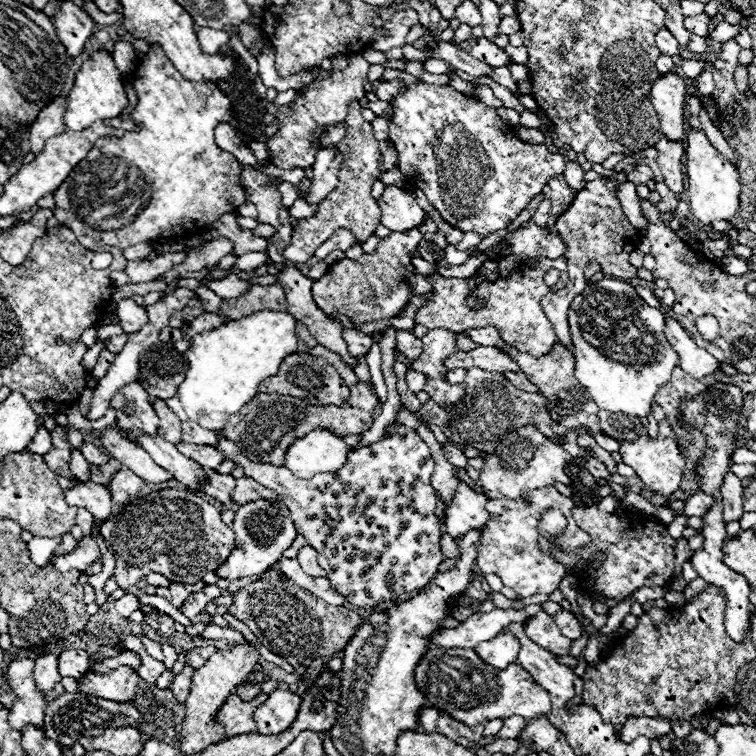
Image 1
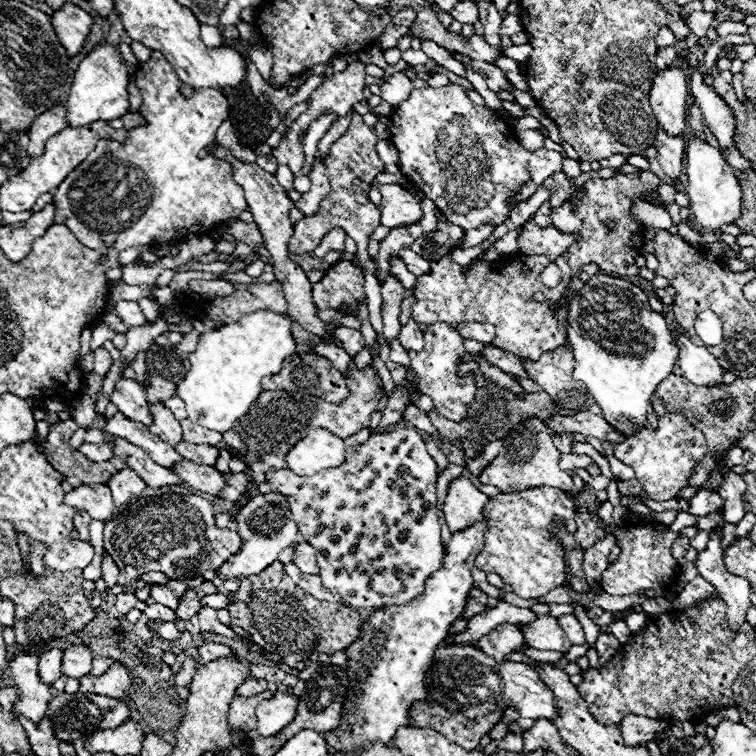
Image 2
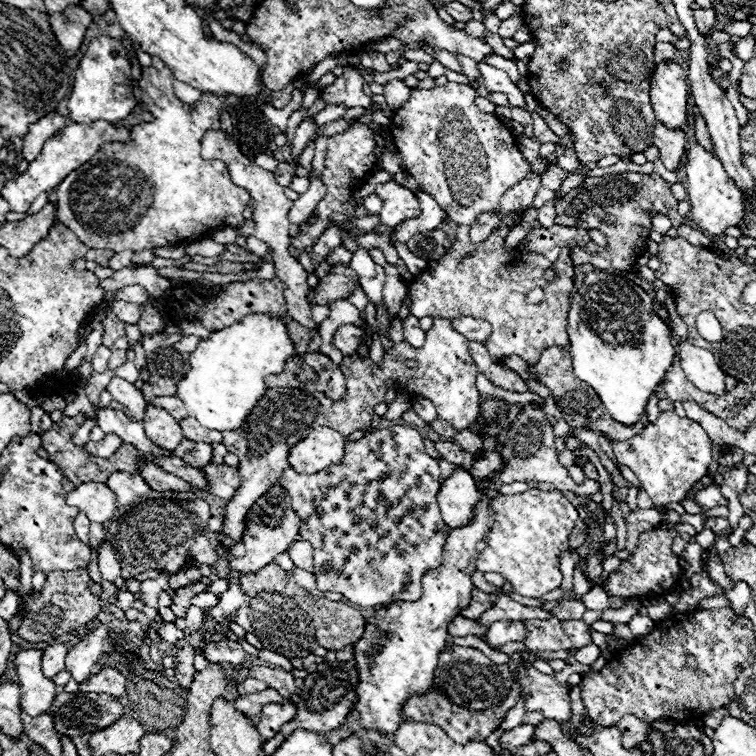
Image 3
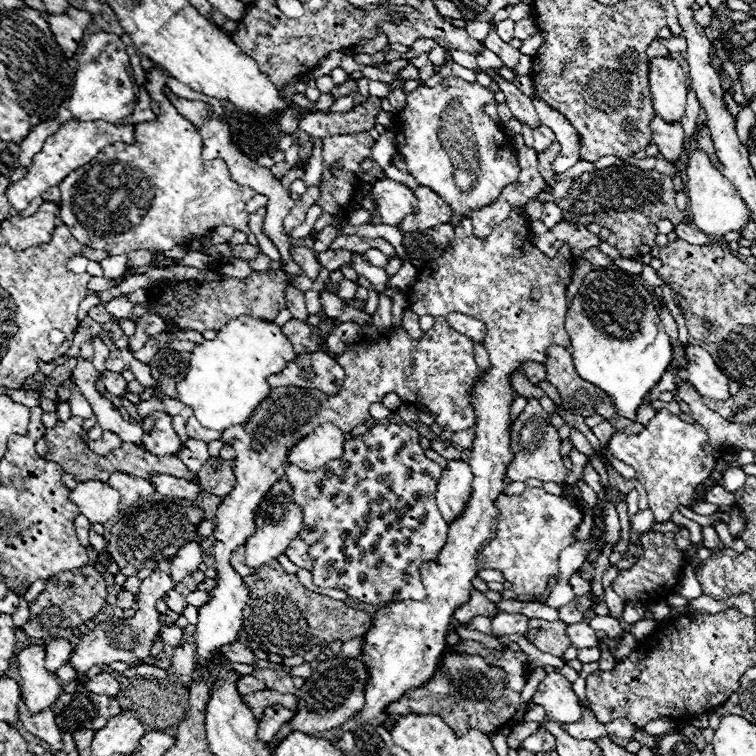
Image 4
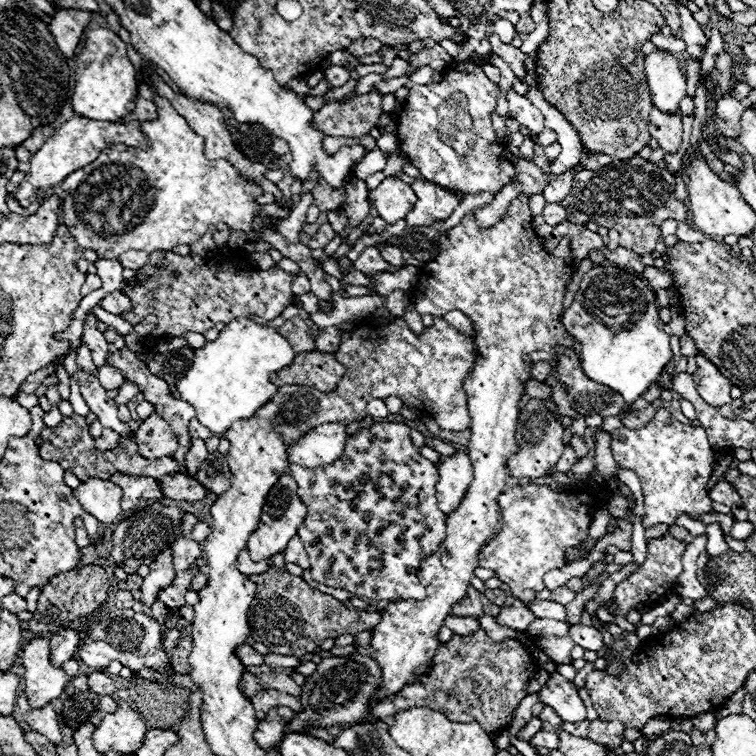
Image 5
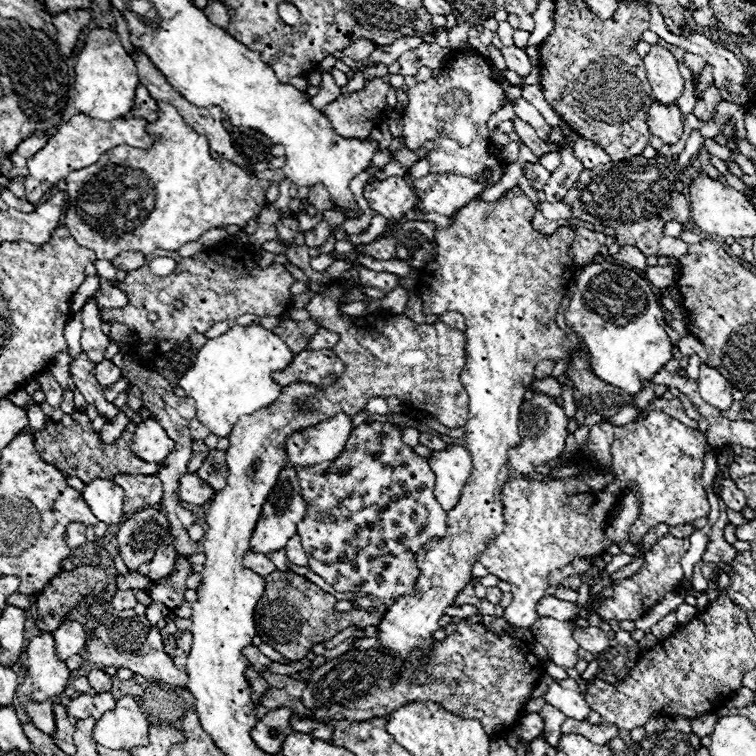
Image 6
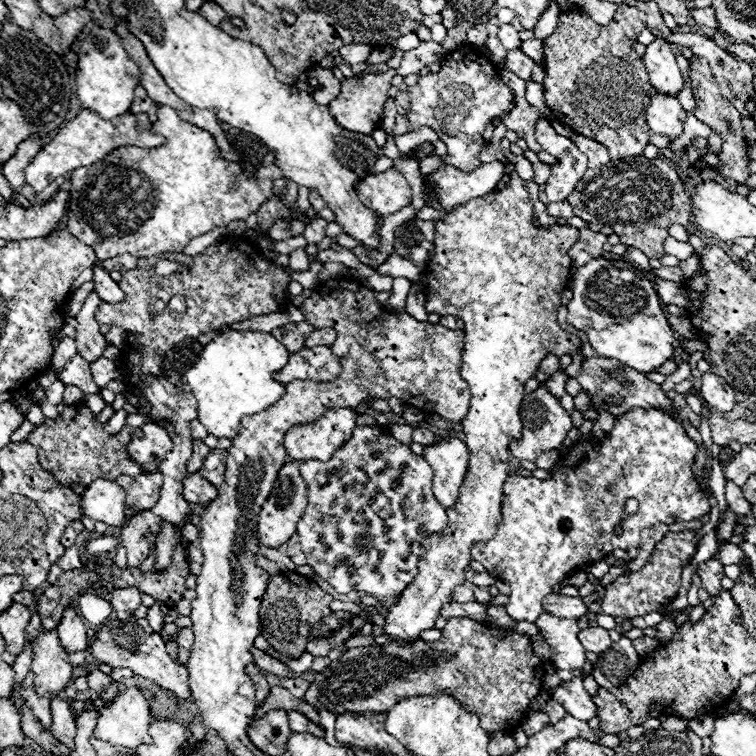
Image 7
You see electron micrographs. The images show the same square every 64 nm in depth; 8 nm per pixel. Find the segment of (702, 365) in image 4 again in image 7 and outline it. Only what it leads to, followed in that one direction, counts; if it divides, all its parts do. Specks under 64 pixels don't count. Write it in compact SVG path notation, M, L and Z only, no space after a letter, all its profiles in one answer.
M706 372L702 374L702 396L716 412L730 412L736 406L736 390L724 382L724 378Z

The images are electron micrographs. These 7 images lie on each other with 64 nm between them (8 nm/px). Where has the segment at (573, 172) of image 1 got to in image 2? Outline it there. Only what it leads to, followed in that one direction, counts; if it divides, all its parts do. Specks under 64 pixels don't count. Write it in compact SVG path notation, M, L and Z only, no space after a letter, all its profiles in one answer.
M568 156L562 158L562 170L568 174L568 178L576 178L582 174L578 160L568 158Z

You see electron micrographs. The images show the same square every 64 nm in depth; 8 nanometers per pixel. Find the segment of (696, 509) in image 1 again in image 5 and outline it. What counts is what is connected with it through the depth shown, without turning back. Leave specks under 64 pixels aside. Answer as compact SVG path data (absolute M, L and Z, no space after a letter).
M720 480L720 482L710 490L710 498L712 498L712 502L720 502L720 504L726 504L726 506L730 506L730 508L742 506L740 494L738 494L736 488L734 488L732 484L728 484L726 480Z

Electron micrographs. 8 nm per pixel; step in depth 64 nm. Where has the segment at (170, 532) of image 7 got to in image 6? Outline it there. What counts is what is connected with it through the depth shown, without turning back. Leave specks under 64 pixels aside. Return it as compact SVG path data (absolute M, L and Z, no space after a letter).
M168 532L162 538L162 544L158 546L152 562L150 562L150 578L152 580L160 580L166 578L172 568L174 568L174 556L176 556L176 548L174 548L174 536Z

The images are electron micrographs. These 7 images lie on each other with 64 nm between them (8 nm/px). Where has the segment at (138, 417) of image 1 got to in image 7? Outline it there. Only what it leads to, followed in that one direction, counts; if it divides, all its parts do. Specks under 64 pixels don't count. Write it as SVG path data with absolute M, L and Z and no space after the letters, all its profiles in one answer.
M100 356L96 362L90 364L90 374L92 374L94 382L96 382L100 388L104 388L110 380L120 378L118 366L116 366L112 360L106 360L104 356Z

